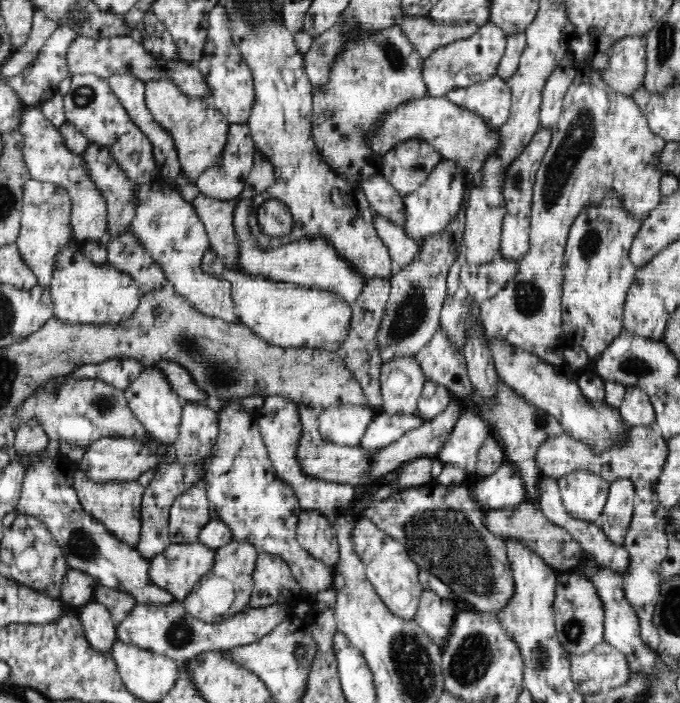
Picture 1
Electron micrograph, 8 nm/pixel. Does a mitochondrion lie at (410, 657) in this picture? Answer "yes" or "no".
yes

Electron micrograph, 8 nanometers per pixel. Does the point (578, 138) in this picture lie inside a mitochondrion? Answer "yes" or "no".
yes

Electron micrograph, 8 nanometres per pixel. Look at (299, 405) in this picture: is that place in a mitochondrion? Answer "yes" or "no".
no

